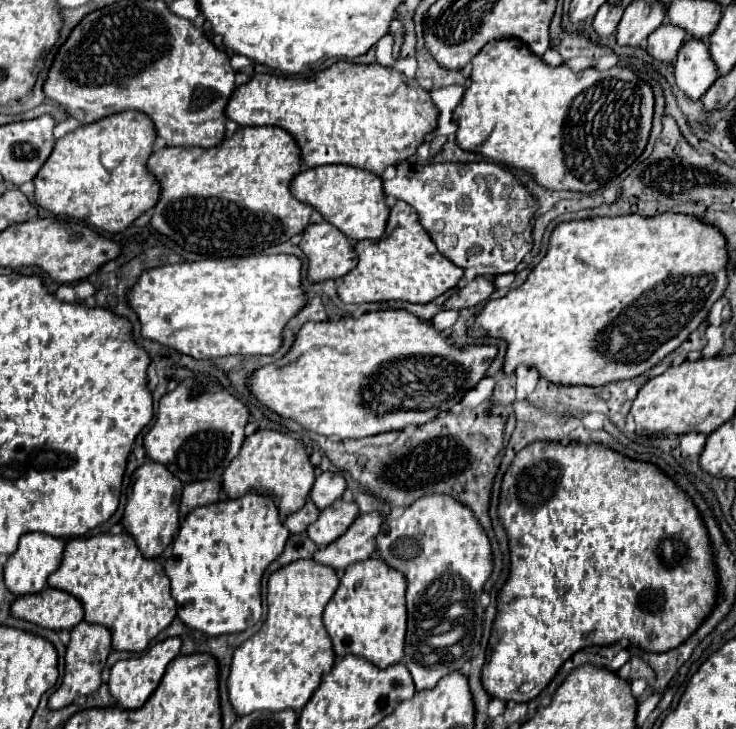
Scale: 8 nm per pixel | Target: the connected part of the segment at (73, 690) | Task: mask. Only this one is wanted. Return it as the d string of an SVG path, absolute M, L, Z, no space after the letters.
M80 621L70 631L70 641L66 645L66 665L64 665L64 679L62 685L54 691L54 695L48 699L50 709L62 709L70 705L78 695L90 695L100 687L100 673L106 665L106 657L110 653L112 633L102 625L90 625L86 621Z

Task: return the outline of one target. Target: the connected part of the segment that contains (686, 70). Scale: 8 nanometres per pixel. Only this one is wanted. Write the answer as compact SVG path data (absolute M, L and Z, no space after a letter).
M688 39L686 47L678 55L678 61L674 63L674 79L676 87L690 101L698 101L718 79L716 65L704 41Z

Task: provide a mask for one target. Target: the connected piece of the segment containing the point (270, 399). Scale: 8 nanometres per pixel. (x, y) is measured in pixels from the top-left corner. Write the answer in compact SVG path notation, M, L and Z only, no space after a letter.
M386 309L386 311L372 311L372 313L364 313L362 317L354 319L354 317L344 317L340 321L322 321L322 323L304 323L300 327L300 331L296 333L296 339L292 343L292 349L276 363L264 365L258 371L254 371L248 377L248 391L270 411L274 411L276 415L284 417L284 419L292 419L296 423L300 423L306 431L314 431L326 437L340 437L340 439L362 439L362 437L370 437L376 433L386 433L386 431L400 431L406 425L422 425L428 423L432 419L436 419L442 411L446 413L452 405L456 405L464 393L468 389L472 389L486 373L488 365L492 363L496 355L496 347L488 347L488 345L470 345L464 349L456 349L452 347L442 331L436 331L428 321L422 321L418 317L414 317L408 311L400 311L400 309Z

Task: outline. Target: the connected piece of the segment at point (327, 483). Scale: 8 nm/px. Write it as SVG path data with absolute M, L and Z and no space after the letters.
M322 473L314 481L310 499L314 503L318 503L318 509L324 509L324 507L332 505L336 499L340 499L344 489L346 489L346 481L340 473Z

